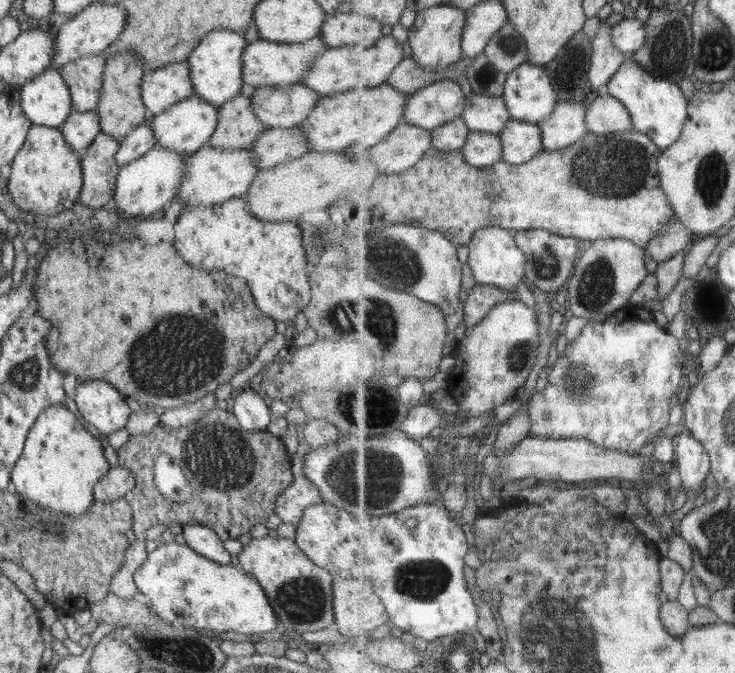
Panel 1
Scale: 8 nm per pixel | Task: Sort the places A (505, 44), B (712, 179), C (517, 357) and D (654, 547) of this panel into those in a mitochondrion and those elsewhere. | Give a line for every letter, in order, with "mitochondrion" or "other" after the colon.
A: mitochondrion
B: mitochondrion
C: mitochondrion
D: other

